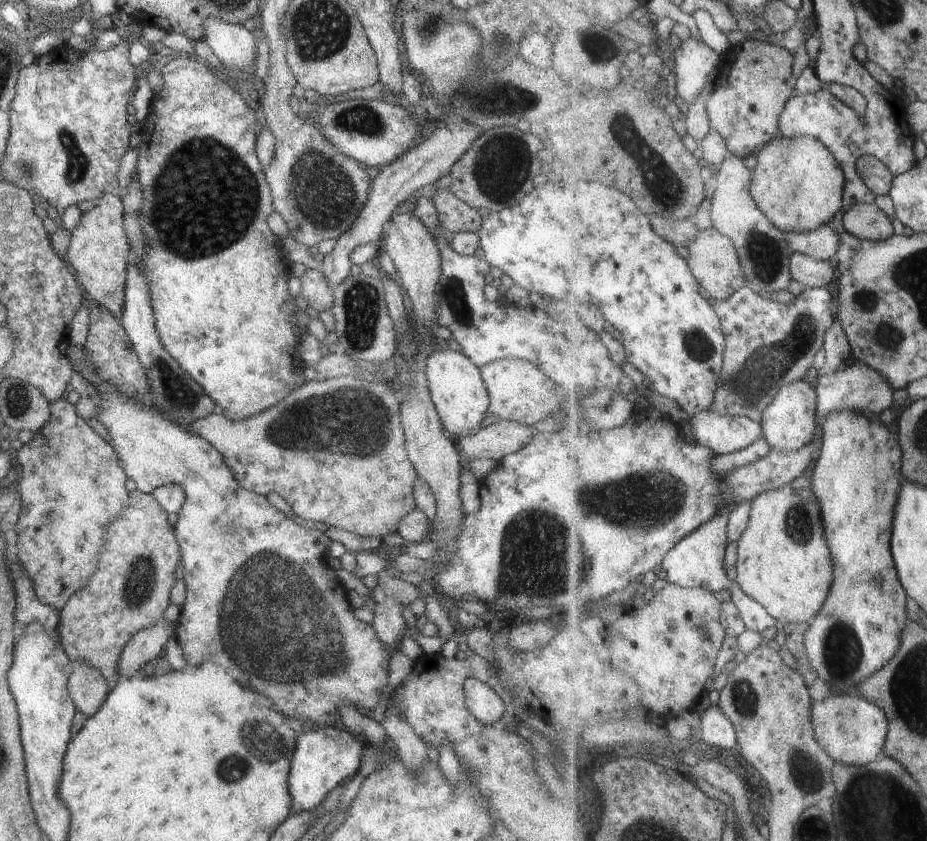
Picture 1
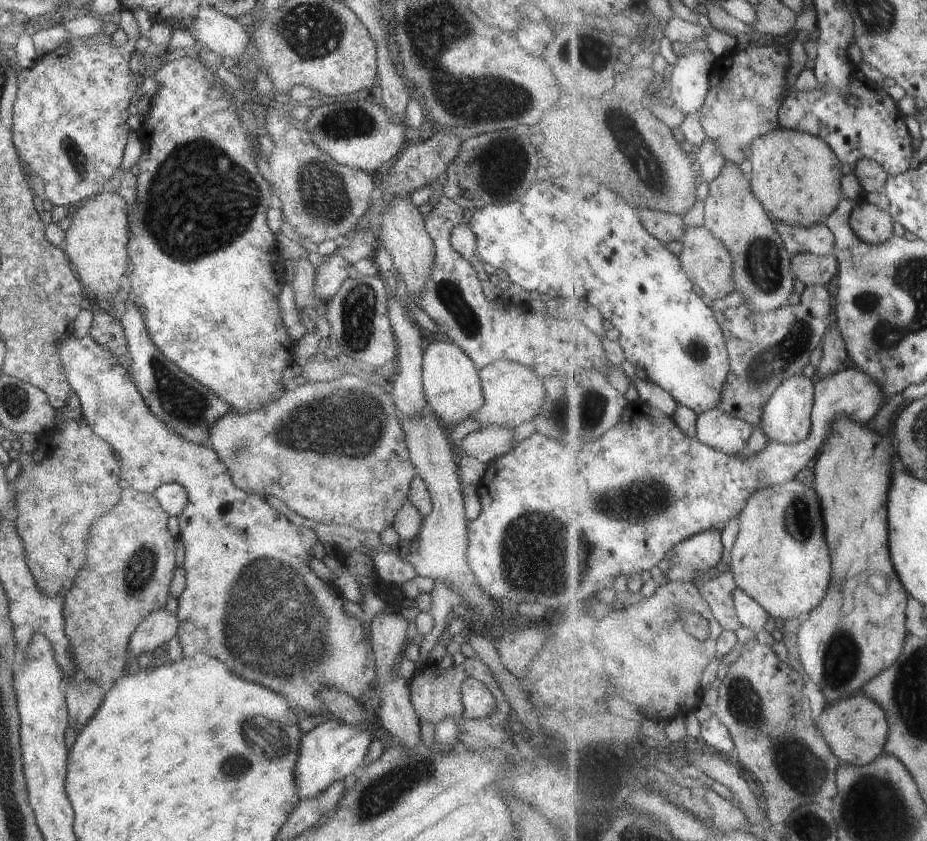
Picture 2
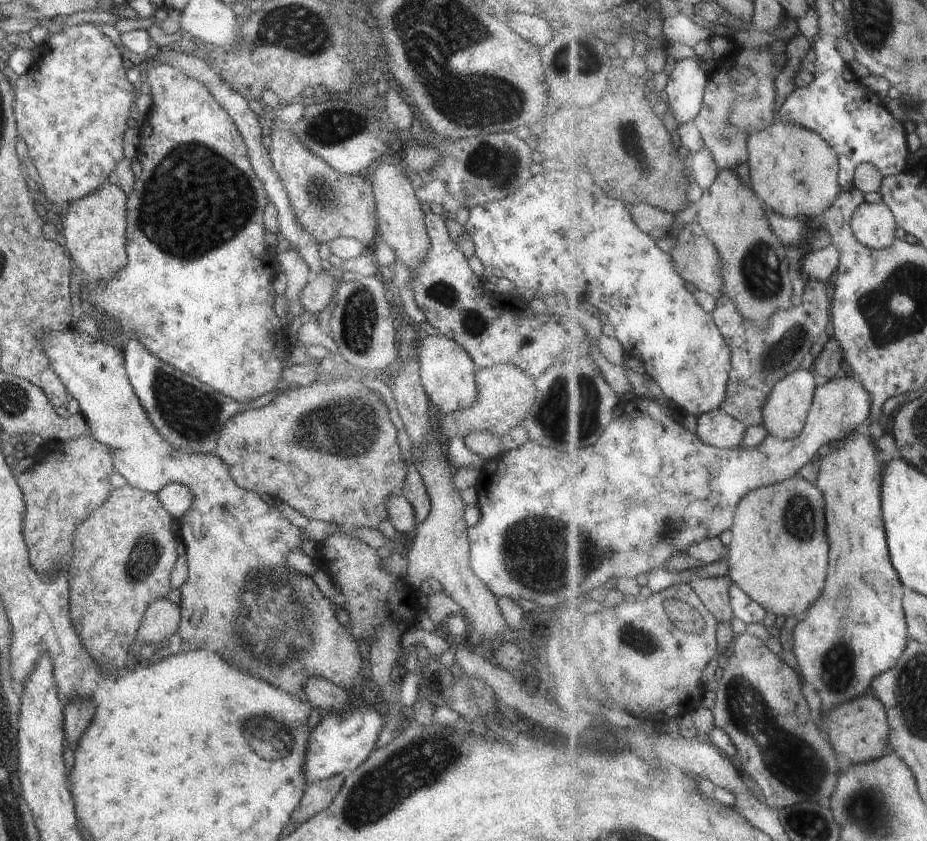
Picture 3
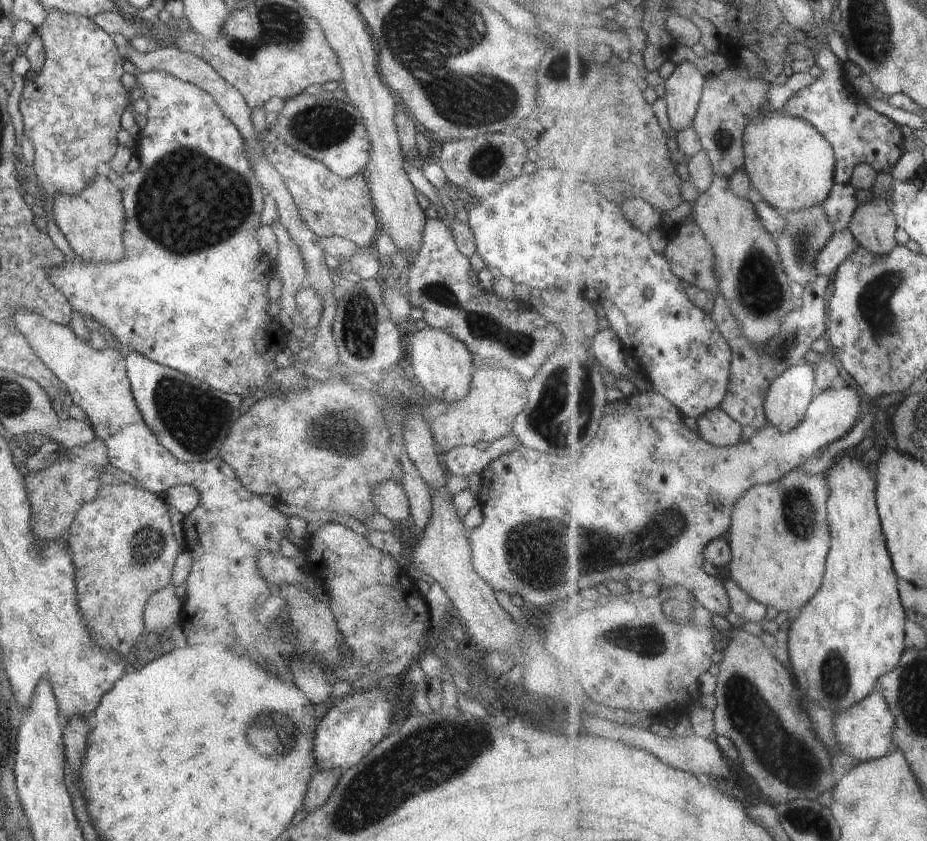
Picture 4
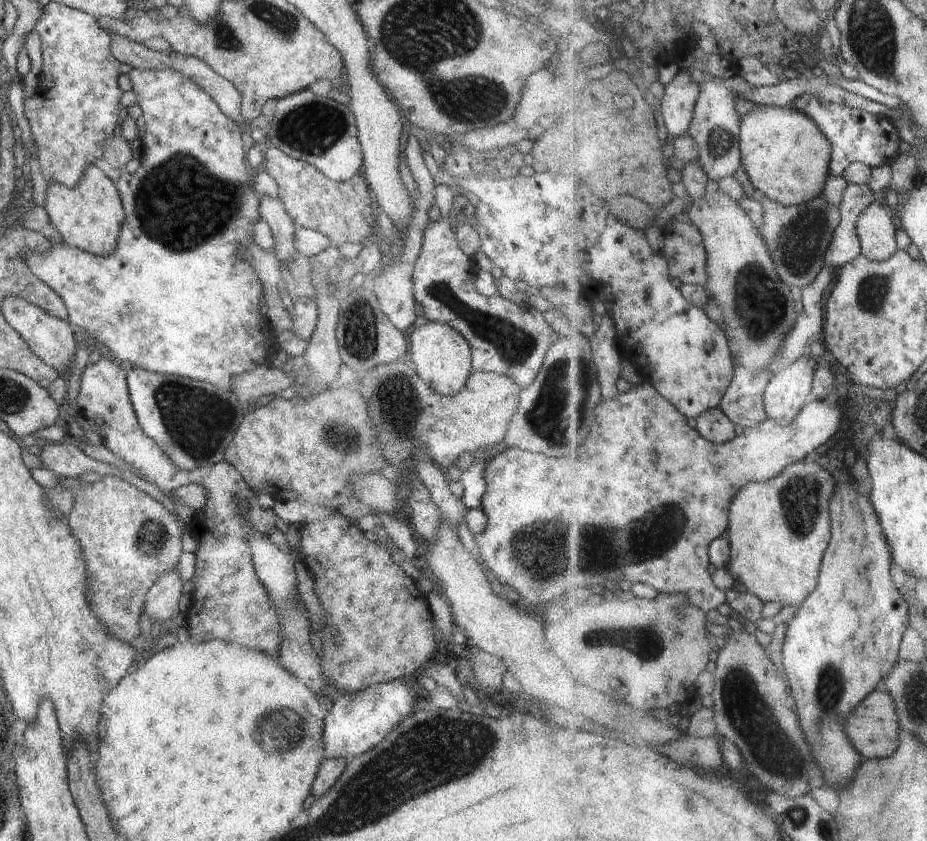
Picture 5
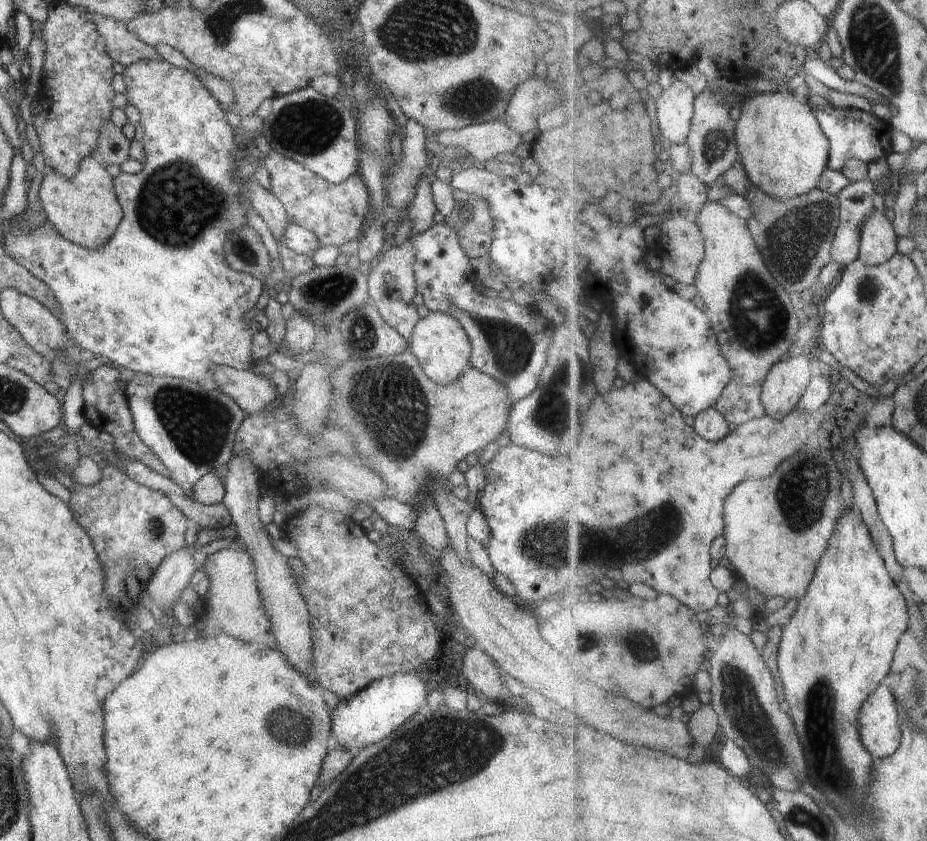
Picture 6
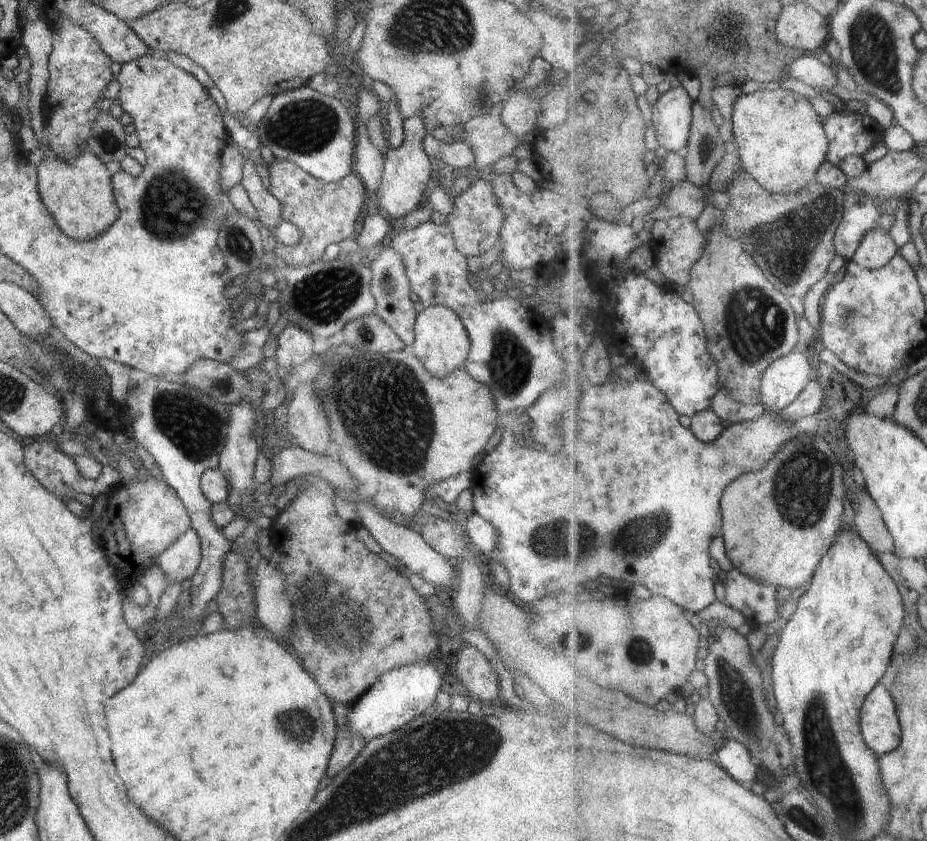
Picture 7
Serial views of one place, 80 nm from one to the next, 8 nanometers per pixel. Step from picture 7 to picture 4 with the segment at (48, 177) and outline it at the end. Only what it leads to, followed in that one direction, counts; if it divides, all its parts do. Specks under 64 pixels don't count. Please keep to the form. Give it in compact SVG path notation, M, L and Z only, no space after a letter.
M98 174L80 194L71 197L56 193L49 201L55 223L80 261L88 265L101 265L119 263L124 258L123 234L126 217L123 194L117 183Z

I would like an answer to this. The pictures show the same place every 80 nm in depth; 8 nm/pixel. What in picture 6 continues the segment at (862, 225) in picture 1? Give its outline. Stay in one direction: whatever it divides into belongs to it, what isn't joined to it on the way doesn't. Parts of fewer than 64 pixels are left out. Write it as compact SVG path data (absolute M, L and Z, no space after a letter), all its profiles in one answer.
M875 210L865 222L858 258L869 265L889 263L899 253L900 240L892 214Z

